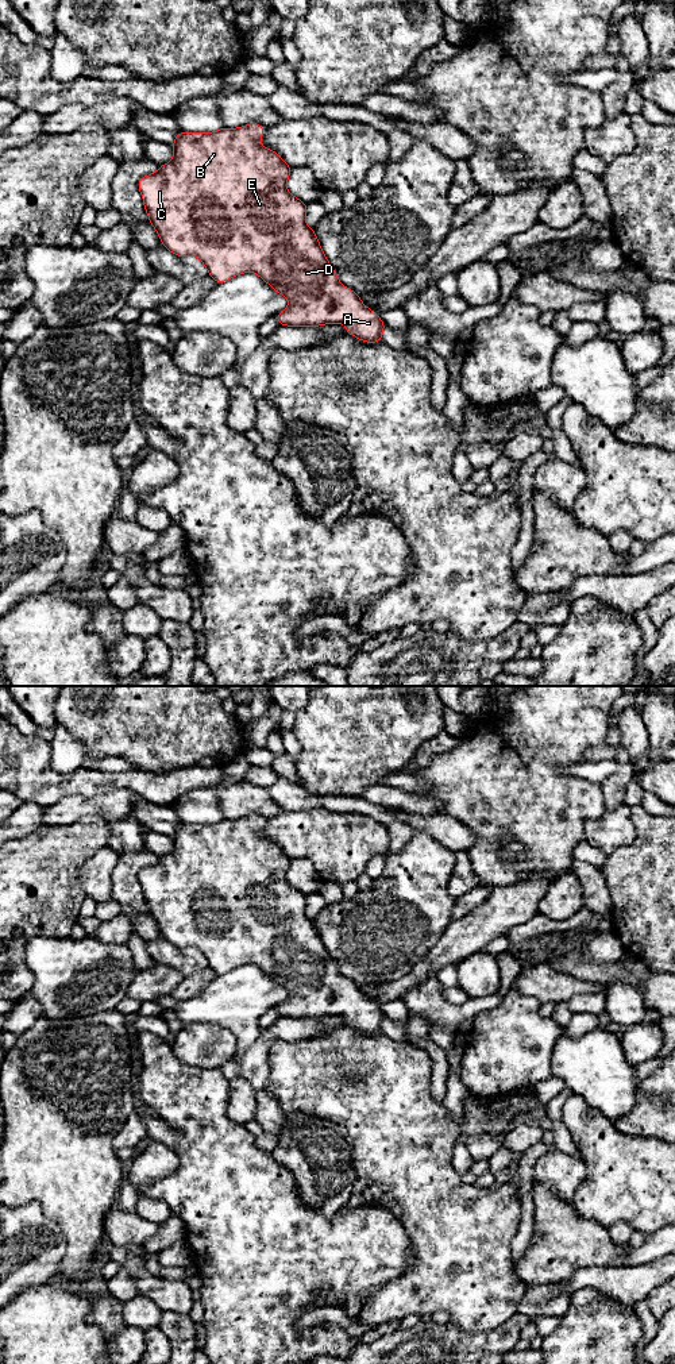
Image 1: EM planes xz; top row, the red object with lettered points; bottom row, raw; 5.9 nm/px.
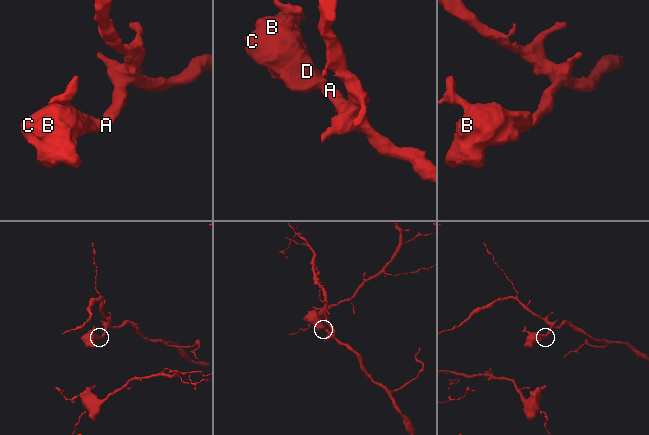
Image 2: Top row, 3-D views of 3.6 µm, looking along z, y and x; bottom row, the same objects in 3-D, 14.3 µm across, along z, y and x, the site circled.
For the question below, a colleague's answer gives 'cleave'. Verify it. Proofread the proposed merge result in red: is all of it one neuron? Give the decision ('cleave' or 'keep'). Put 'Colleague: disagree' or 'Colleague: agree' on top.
Colleague: disagree
keep

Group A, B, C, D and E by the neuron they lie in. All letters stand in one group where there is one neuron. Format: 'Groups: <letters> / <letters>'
Groups: A B C D E

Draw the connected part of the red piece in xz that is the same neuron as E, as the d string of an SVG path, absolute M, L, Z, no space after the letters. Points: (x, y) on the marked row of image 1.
M258 123L239 128L223 127L216 132L180 131L171 145L173 159L138 182L150 224L169 251L177 257L198 258L217 284L247 271L258 274L274 292L289 300L288 308L274 317L281 325L319 327L344 323L346 332L359 340L382 342L385 323L360 301L356 292L340 285L313 228L305 223L308 205L286 188L292 167L279 154L259 145L263 132L265 127Z

